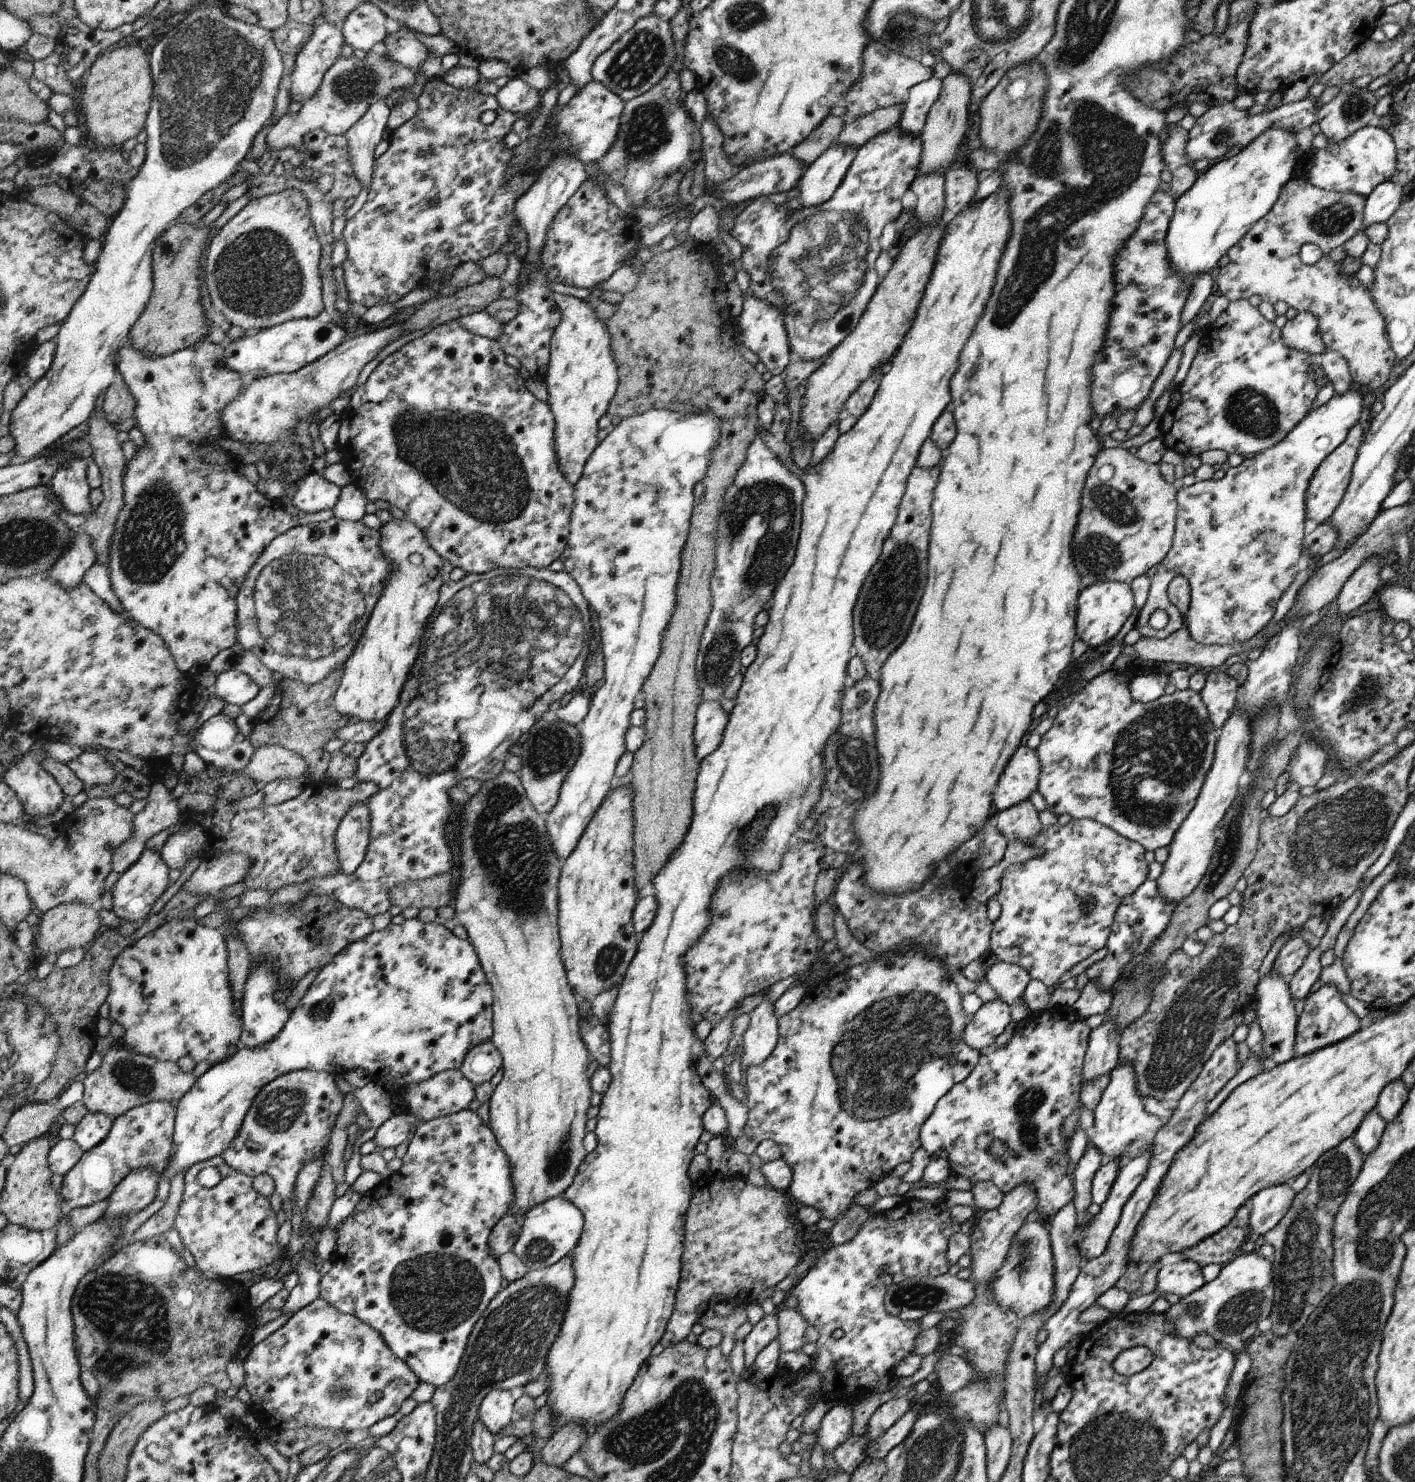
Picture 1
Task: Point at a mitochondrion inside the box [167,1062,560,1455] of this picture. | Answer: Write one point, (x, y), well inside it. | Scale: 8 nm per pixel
(455, 1291)

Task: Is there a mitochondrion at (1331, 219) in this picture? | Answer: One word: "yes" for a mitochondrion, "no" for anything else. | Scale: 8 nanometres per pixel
yes

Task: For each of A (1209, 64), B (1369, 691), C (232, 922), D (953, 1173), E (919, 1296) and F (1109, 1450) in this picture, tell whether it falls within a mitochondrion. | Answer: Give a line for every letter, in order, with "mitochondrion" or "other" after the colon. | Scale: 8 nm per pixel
A: other
B: mitochondrion
C: other
D: other
E: mitochondrion
F: mitochondrion

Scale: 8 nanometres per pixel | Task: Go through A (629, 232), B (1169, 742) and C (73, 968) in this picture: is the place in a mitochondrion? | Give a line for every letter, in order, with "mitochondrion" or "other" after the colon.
A: other
B: mitochondrion
C: other

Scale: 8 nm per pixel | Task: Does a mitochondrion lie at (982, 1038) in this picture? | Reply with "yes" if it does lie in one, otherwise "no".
no

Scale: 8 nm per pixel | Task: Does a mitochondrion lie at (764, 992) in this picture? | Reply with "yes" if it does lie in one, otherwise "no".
no

